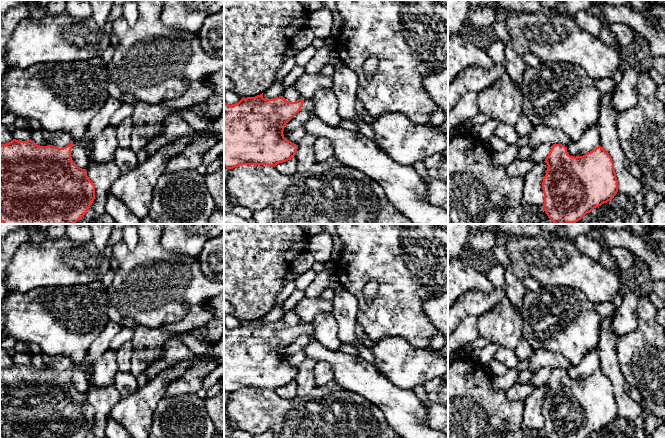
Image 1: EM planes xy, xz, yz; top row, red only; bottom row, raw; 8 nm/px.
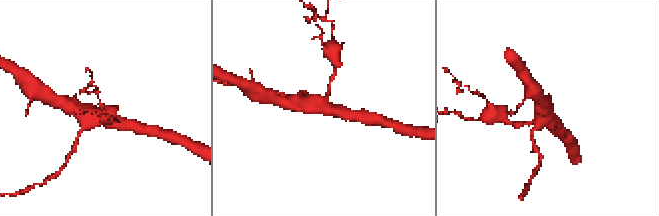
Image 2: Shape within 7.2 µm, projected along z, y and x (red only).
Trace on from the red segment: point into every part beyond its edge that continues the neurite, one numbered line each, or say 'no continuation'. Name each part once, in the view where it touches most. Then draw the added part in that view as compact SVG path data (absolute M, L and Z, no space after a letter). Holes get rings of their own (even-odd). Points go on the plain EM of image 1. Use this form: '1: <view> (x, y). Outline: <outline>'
1: xz (307, 327). Outline: M303 323L303 330L301 334L305 334L313 338L313 325L312 323Z

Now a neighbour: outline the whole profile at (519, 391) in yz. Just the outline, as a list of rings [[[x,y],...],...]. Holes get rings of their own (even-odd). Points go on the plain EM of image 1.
[[[515,383],[506,393],[509,400],[525,400],[535,387],[527,383]]]

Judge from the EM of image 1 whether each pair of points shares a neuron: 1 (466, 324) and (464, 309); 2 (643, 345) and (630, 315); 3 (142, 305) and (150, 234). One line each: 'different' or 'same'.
1: different
2: different
3: same

